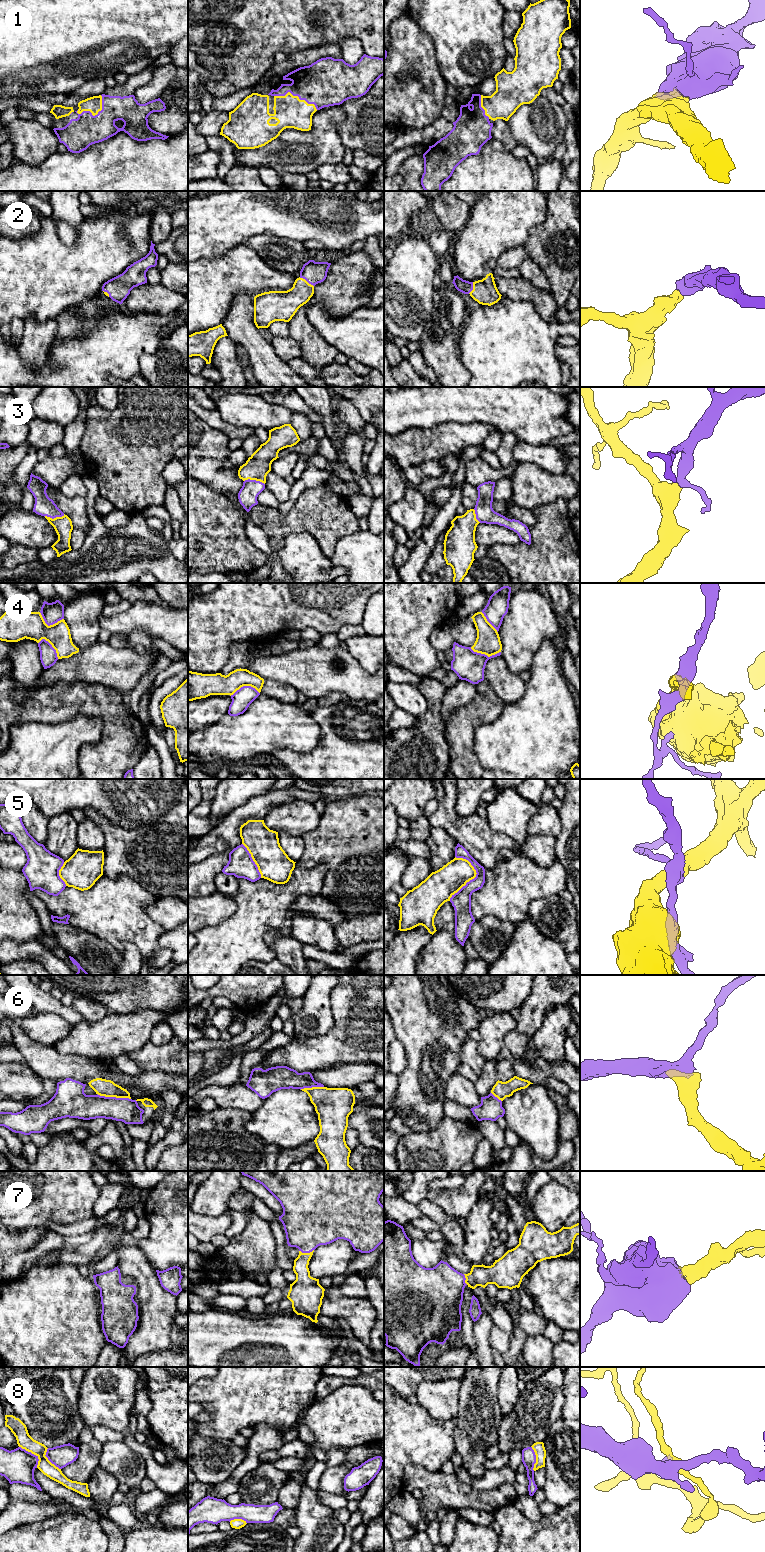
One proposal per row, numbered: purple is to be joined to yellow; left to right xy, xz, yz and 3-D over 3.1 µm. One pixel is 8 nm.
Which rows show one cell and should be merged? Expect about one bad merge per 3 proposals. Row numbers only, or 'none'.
1, 2, 3, 6, 7

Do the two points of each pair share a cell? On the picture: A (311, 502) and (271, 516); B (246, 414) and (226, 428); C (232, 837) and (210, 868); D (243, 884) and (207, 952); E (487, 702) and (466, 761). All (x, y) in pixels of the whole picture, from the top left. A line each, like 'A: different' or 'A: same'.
A: same
B: different
C: different
D: same
E: same

